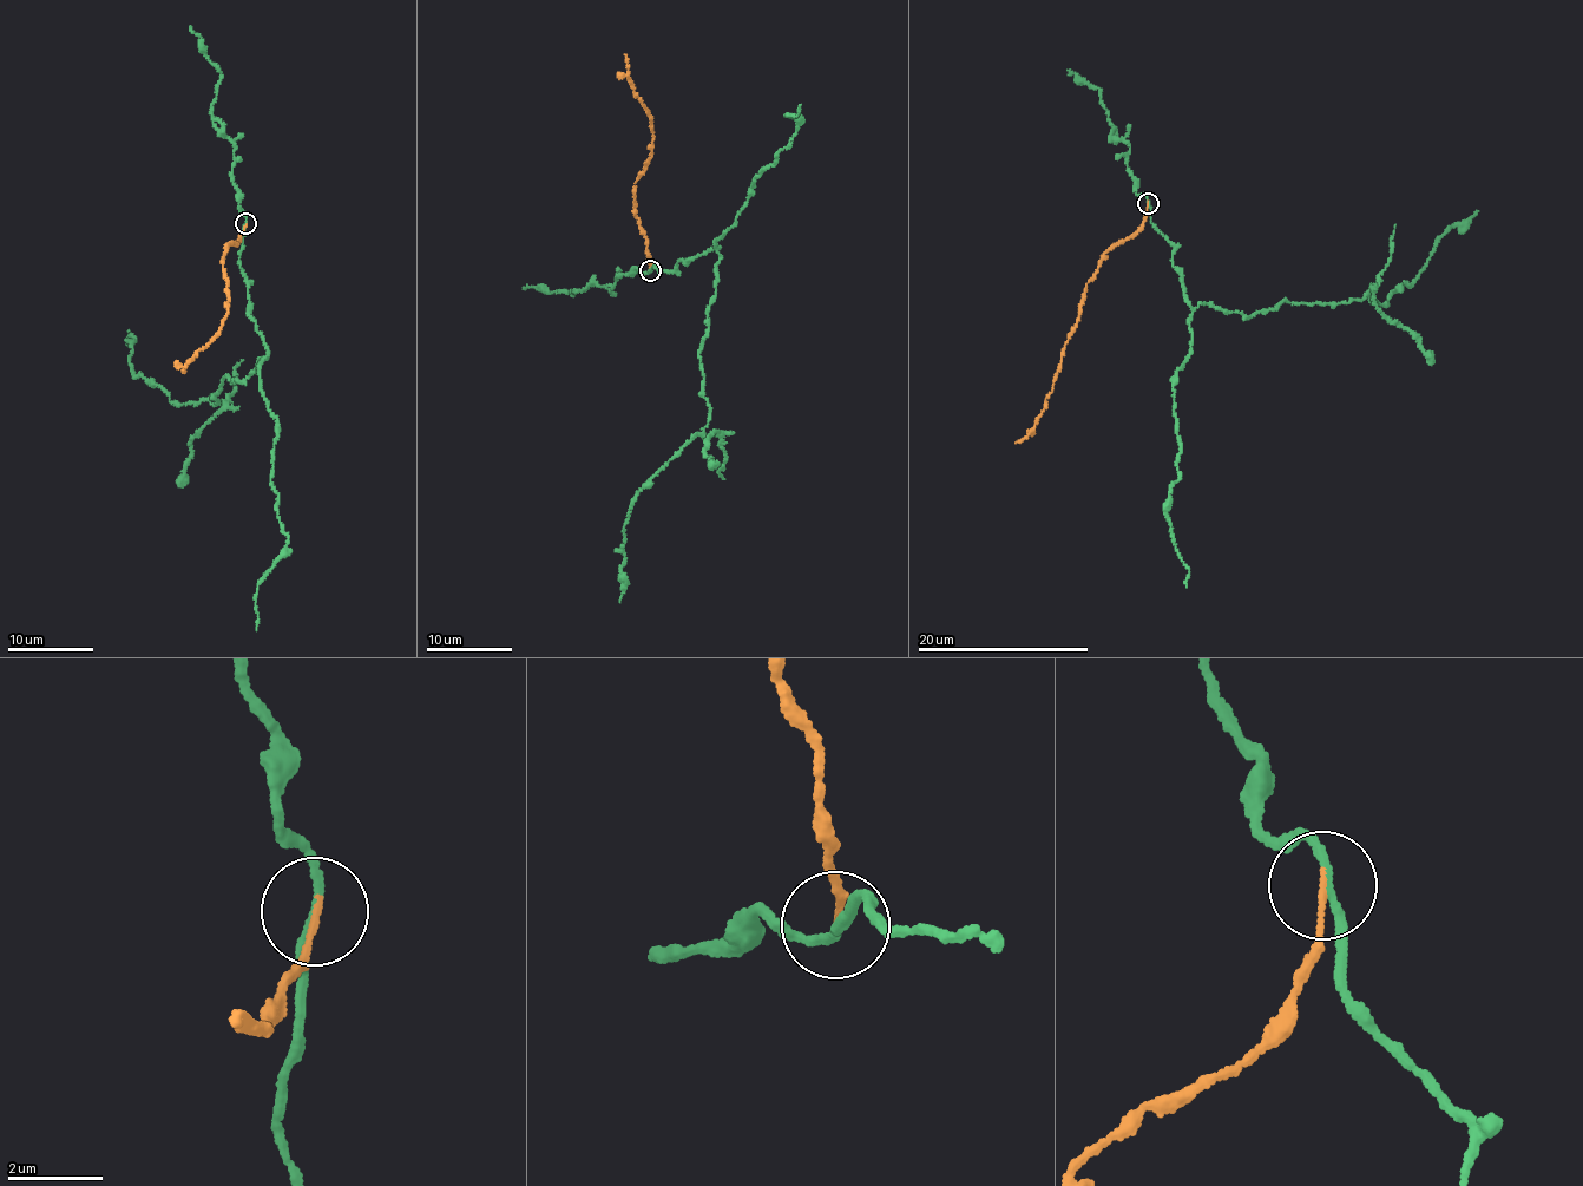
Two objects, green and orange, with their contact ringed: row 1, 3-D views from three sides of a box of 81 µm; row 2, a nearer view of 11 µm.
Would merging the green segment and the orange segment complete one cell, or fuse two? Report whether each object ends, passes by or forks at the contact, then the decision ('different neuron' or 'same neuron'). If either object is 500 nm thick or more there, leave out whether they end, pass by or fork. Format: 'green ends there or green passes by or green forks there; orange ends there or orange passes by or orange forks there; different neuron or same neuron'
green passes by; orange ends there; different neuron

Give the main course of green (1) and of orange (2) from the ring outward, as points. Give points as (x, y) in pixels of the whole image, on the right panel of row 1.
1: (1148, 202), (1189, 305), (1249, 316), (1285, 301), (1388, 303), (1437, 240), (1478, 210)
2: (1148, 202), (1143, 224), (1103, 255), (1086, 283), (1075, 329), (1037, 423), (1016, 443)

